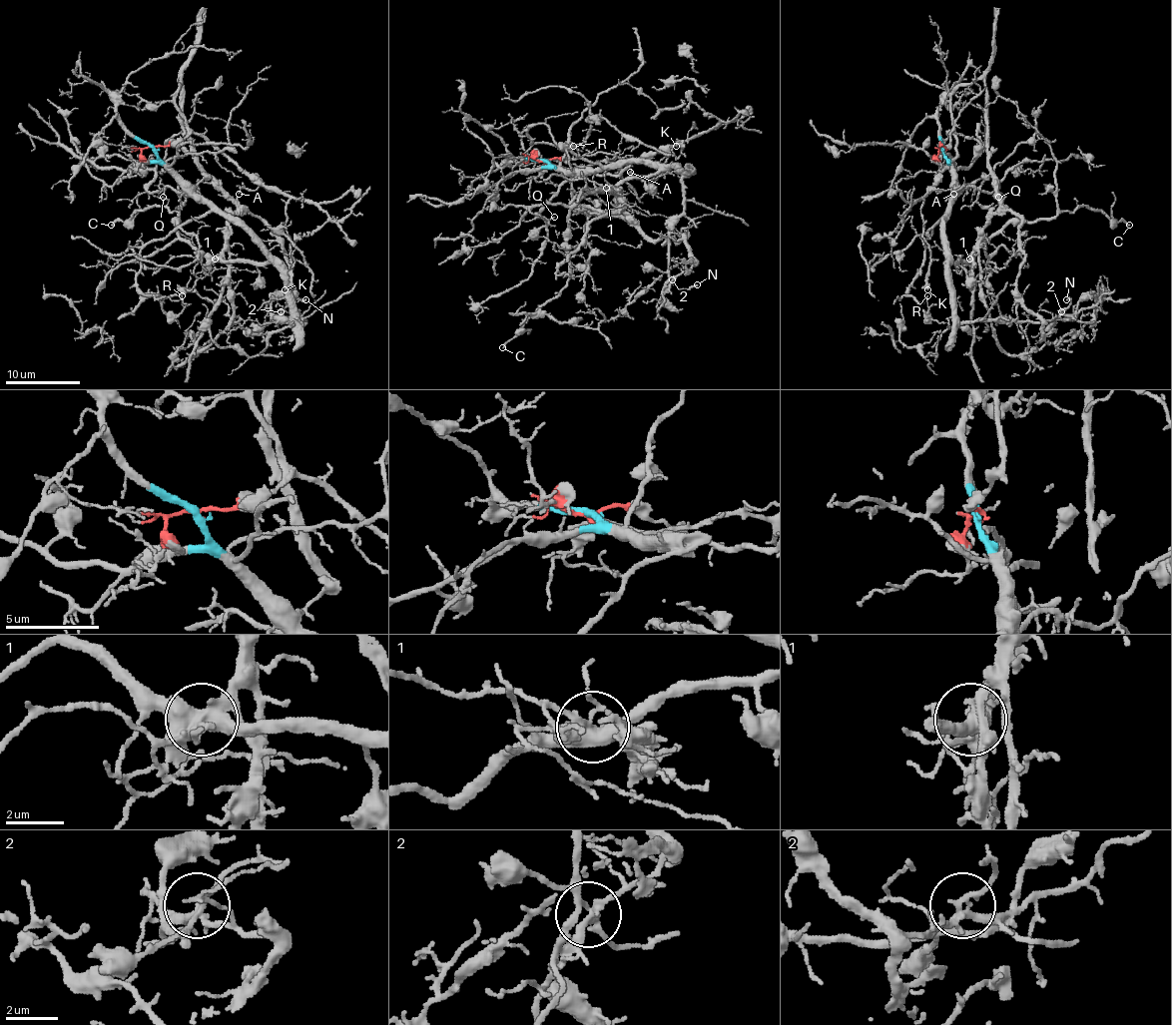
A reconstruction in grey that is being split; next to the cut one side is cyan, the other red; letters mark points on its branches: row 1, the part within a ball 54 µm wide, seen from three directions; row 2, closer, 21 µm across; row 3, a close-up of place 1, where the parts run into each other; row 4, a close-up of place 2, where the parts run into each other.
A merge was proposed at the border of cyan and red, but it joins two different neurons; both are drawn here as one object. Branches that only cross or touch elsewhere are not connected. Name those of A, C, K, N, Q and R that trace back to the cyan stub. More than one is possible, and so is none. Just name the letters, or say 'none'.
C, N, Q, R

